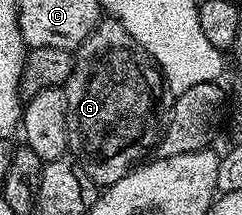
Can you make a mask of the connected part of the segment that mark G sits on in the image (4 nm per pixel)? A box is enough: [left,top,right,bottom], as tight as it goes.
[64,18,167,186]

